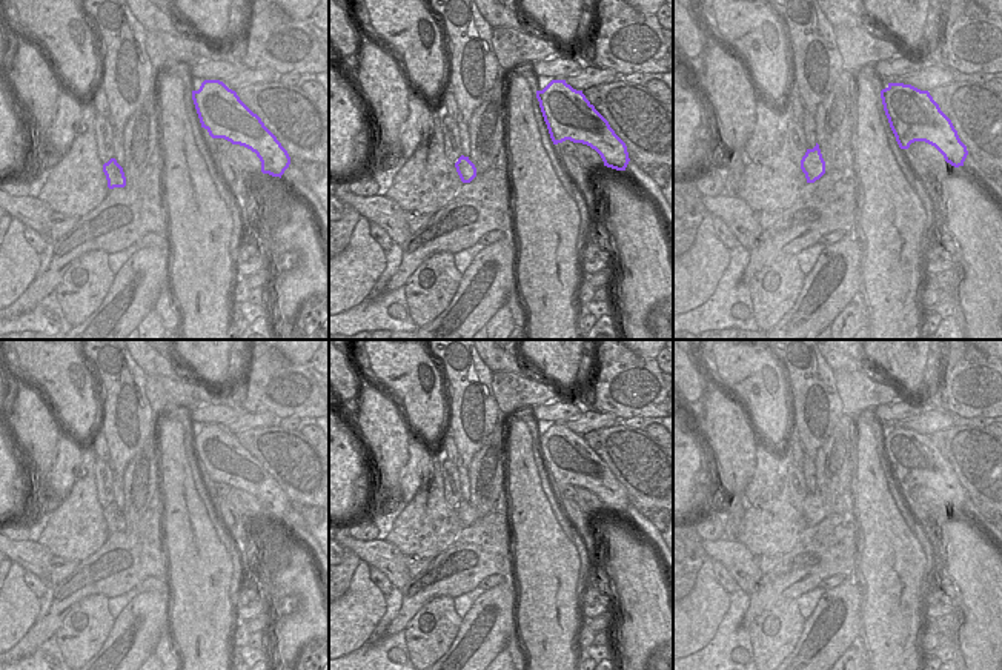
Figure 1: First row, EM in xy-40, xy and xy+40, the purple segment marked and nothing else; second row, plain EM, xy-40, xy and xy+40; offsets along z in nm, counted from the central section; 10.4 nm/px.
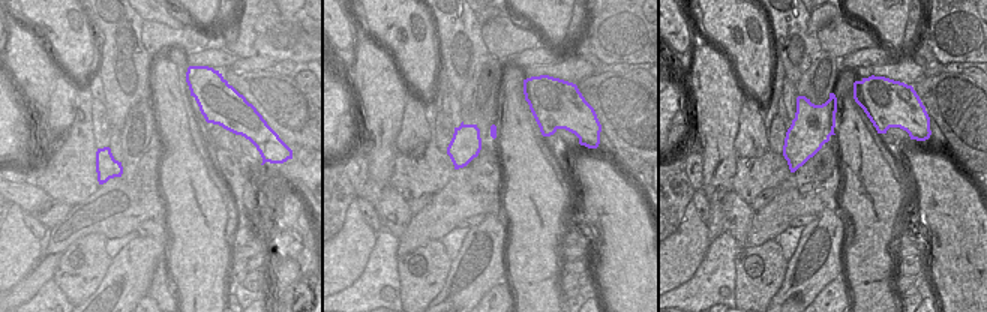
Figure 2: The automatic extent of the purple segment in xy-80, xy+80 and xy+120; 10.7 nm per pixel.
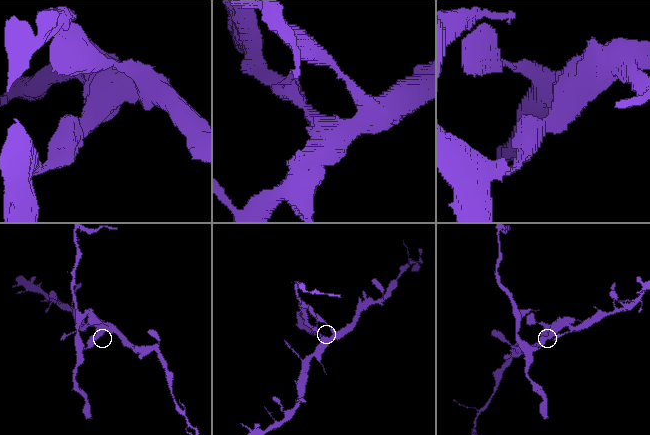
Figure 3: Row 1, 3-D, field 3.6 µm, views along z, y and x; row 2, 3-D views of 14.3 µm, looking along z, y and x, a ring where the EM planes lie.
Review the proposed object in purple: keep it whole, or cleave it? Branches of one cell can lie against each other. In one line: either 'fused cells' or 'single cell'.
fused cells

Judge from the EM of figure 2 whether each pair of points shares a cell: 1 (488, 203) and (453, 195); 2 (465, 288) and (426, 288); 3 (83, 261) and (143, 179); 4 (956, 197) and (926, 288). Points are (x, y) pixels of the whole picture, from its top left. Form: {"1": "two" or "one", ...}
{"1": "two", "2": "two", "3": "two", "4": "two"}

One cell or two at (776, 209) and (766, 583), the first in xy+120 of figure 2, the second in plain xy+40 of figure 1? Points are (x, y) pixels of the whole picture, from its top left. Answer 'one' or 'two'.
one

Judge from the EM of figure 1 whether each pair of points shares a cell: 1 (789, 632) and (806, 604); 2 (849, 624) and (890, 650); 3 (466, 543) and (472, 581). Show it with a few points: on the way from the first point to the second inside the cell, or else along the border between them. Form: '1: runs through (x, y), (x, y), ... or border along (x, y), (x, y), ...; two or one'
1: border along (795, 600), (804, 620); two
2: border along (862, 597), (861, 641); two
3: border along (495, 549), (437, 589); two

